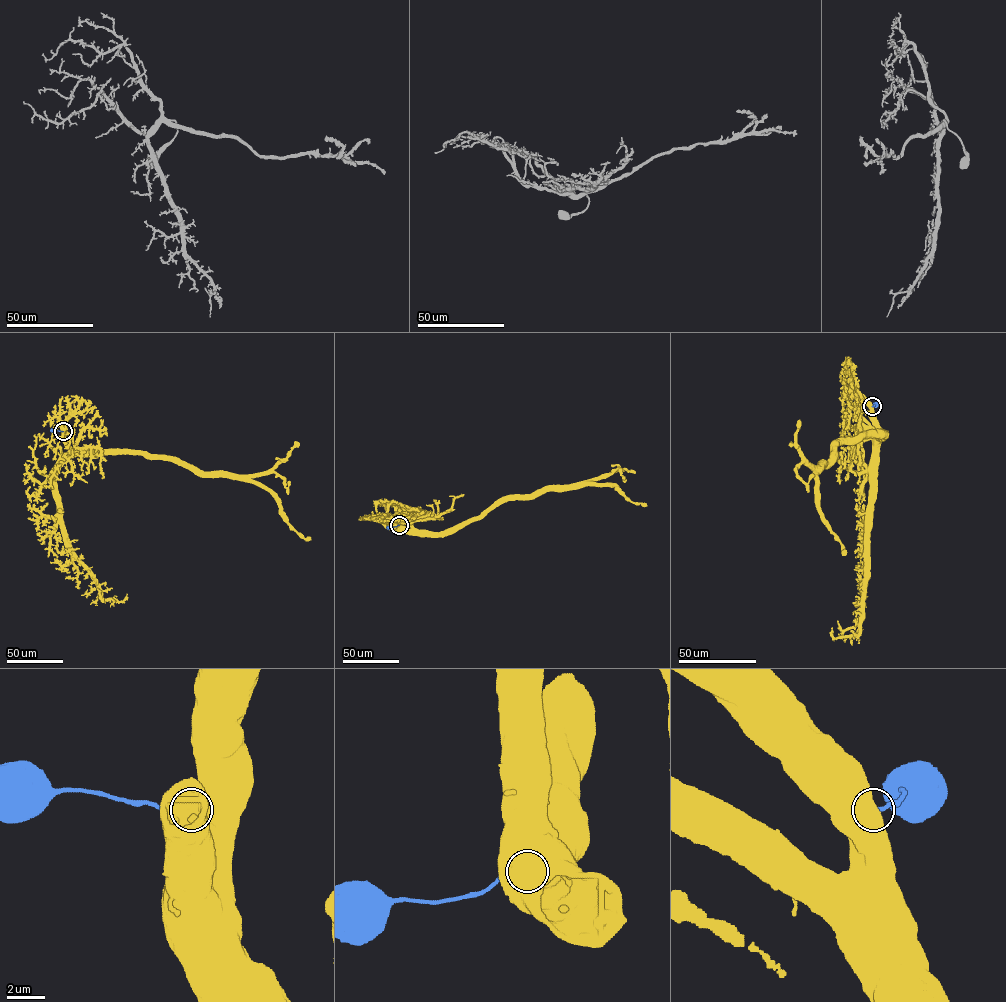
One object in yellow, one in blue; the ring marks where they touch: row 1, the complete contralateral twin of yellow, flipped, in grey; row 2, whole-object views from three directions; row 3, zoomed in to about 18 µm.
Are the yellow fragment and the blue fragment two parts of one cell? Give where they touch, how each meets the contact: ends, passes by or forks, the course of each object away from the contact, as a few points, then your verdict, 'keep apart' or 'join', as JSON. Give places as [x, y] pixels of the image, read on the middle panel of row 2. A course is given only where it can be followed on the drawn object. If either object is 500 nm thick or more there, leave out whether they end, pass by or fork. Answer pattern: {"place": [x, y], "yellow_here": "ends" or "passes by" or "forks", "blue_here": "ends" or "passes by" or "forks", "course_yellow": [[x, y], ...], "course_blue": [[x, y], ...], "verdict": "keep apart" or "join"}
{"place": [399, 525], "course_yellow": [[399, 525], [414, 532], [444, 532], [481, 519], [507, 500], [529, 497], [542, 490]], "course_blue": [[399, 525], [386, 528]], "verdict": "keep apart"}

